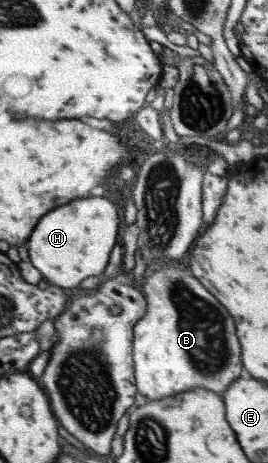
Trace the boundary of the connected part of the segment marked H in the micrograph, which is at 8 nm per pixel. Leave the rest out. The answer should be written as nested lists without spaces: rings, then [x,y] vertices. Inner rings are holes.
[[[101,196],[79,198],[71,200],[69,204],[55,206],[39,216],[33,232],[29,234],[29,262],[50,287],[59,287],[67,292],[78,289],[83,278],[95,276],[100,281],[109,262],[109,252],[117,242],[118,222],[115,205]]]

